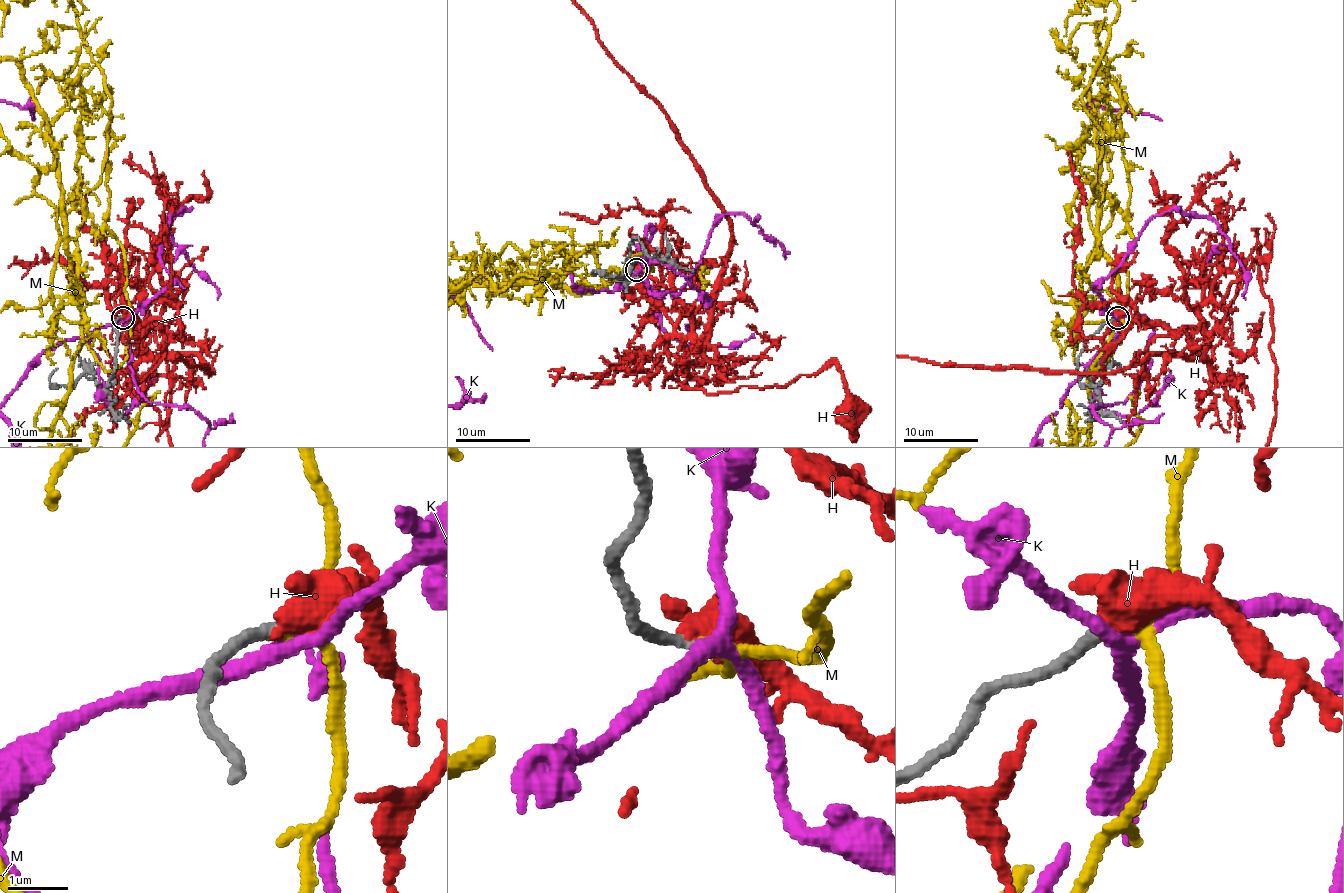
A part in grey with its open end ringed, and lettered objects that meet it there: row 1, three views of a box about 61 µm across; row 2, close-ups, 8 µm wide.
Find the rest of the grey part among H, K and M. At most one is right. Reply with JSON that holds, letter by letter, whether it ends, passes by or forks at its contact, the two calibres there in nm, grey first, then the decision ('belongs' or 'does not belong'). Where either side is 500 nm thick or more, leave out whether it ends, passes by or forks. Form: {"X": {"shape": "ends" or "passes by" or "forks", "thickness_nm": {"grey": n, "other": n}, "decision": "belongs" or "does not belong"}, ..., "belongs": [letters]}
{"H": {"shape": "ends", "thickness_nm": {"grey": 200, "other": 440}, "decision": "does not belong"}, "K": {"shape": "forks", "thickness_nm": {"grey": 200, "other": 240}, "decision": "does not belong"}, "M": {"shape": "passes by", "thickness_nm": {"grey": 190, "other": 140}, "decision": "belongs"}, "belongs": ["M"]}

